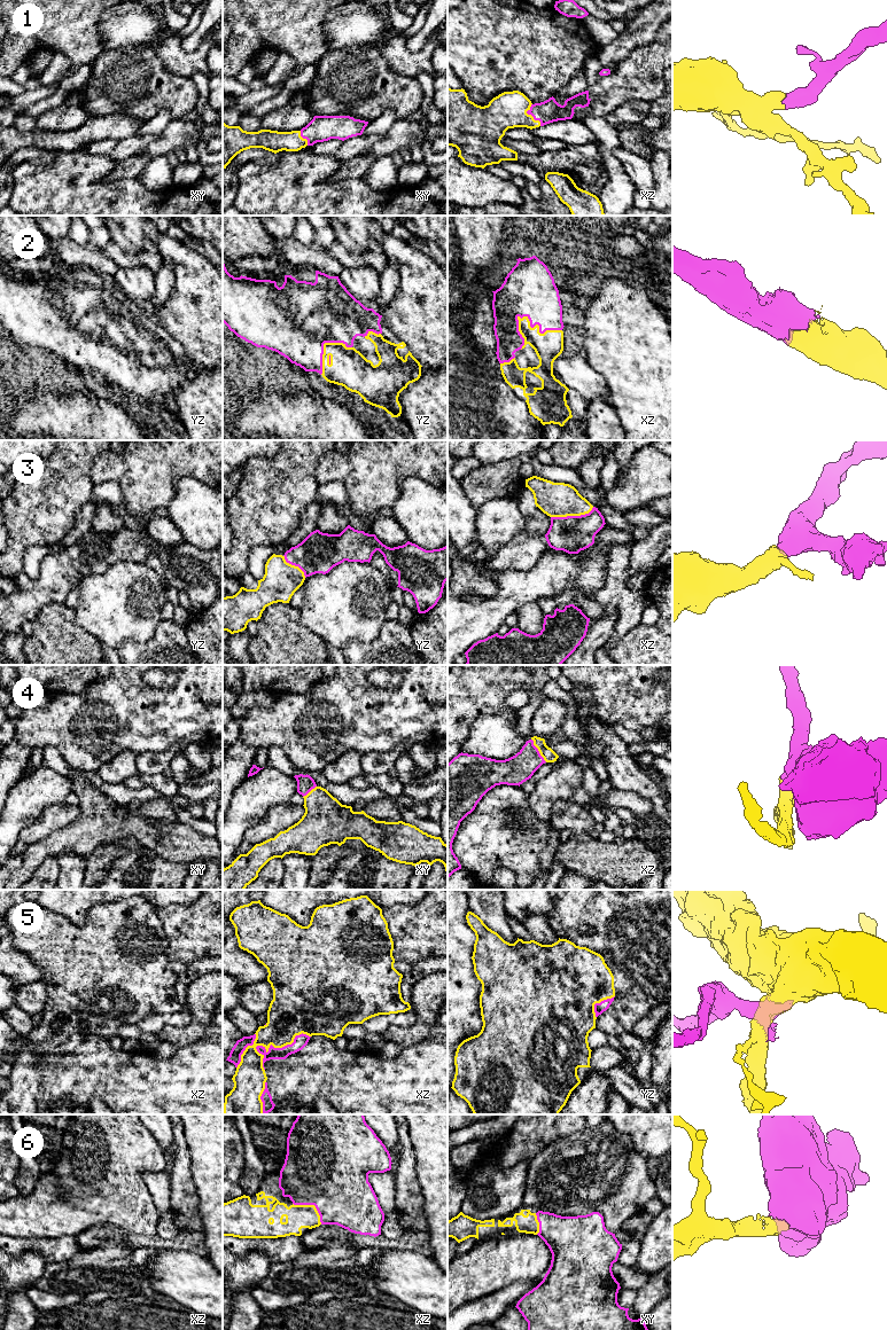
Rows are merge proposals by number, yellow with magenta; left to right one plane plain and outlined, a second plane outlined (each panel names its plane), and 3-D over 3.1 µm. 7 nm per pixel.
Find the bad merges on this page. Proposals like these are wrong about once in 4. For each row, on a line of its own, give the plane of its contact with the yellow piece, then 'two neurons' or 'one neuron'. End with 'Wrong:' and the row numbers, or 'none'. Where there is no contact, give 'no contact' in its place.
1: meets yellow in xz; one neuron
2: meets yellow in xz; one neuron
3: meets yellow in xz; one neuron
4: meets yellow in xz; one neuron
5: meets yellow in xz; two neurons
6: meets yellow in xz; one neuron
Wrong: 5

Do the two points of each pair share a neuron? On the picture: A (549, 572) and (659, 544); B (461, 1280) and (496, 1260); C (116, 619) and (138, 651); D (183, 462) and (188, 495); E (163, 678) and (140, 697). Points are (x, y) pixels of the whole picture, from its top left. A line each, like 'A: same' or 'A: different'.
A: different
B: same
C: different
D: different
E: different

